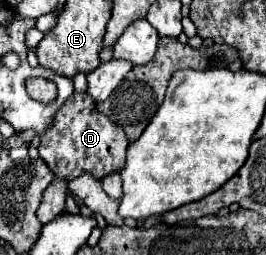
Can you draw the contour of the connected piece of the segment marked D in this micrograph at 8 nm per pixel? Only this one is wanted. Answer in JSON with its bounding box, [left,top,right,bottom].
[39,93,129,181]

